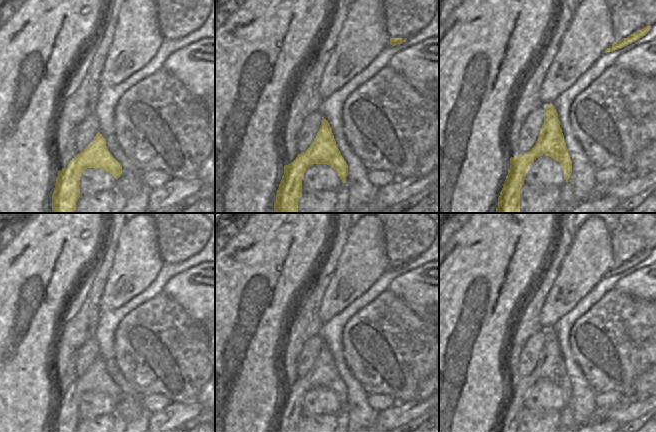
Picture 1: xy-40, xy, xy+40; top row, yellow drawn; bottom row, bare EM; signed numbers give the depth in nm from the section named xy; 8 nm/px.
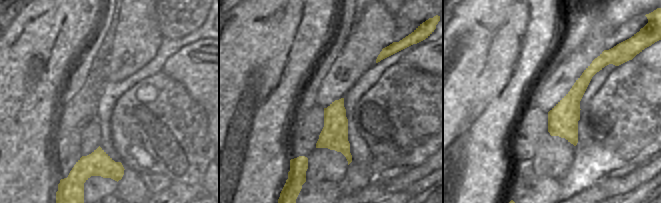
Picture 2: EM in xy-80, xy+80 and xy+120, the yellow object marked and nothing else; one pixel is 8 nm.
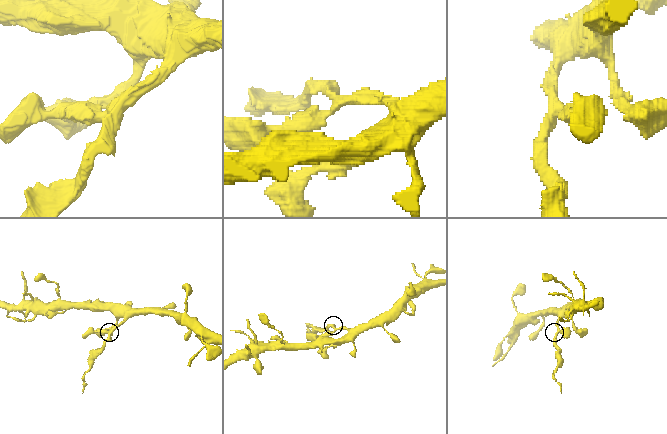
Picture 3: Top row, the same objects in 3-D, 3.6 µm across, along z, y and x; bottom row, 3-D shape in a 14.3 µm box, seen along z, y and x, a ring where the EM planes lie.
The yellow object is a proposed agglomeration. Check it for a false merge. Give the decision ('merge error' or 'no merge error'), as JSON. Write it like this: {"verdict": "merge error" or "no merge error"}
{"verdict": "merge error"}

